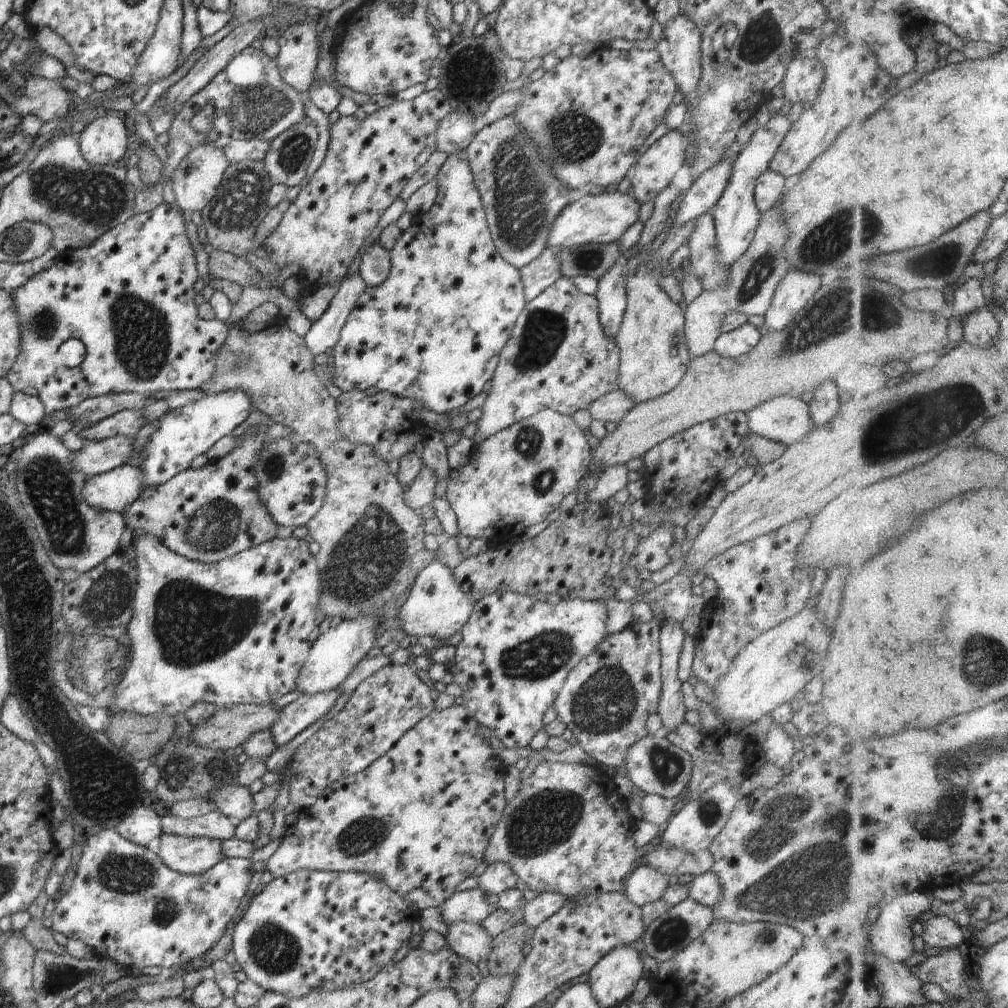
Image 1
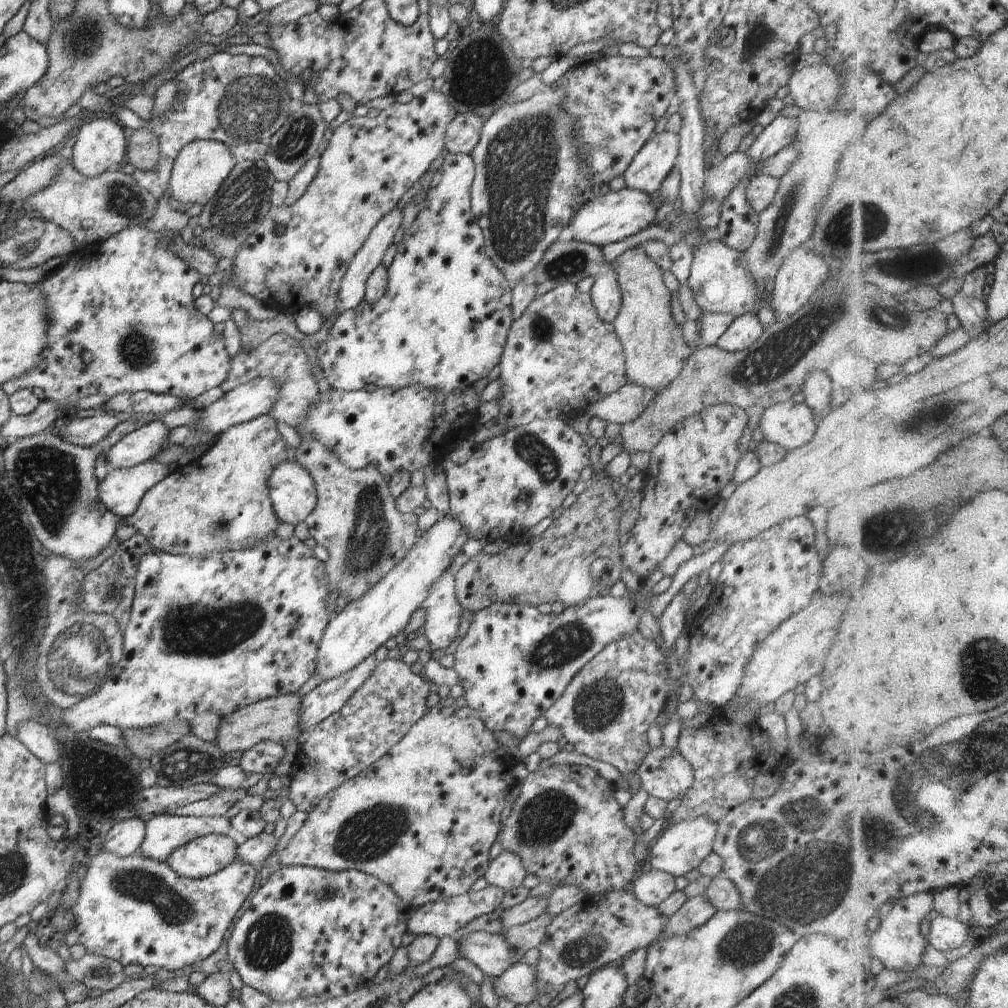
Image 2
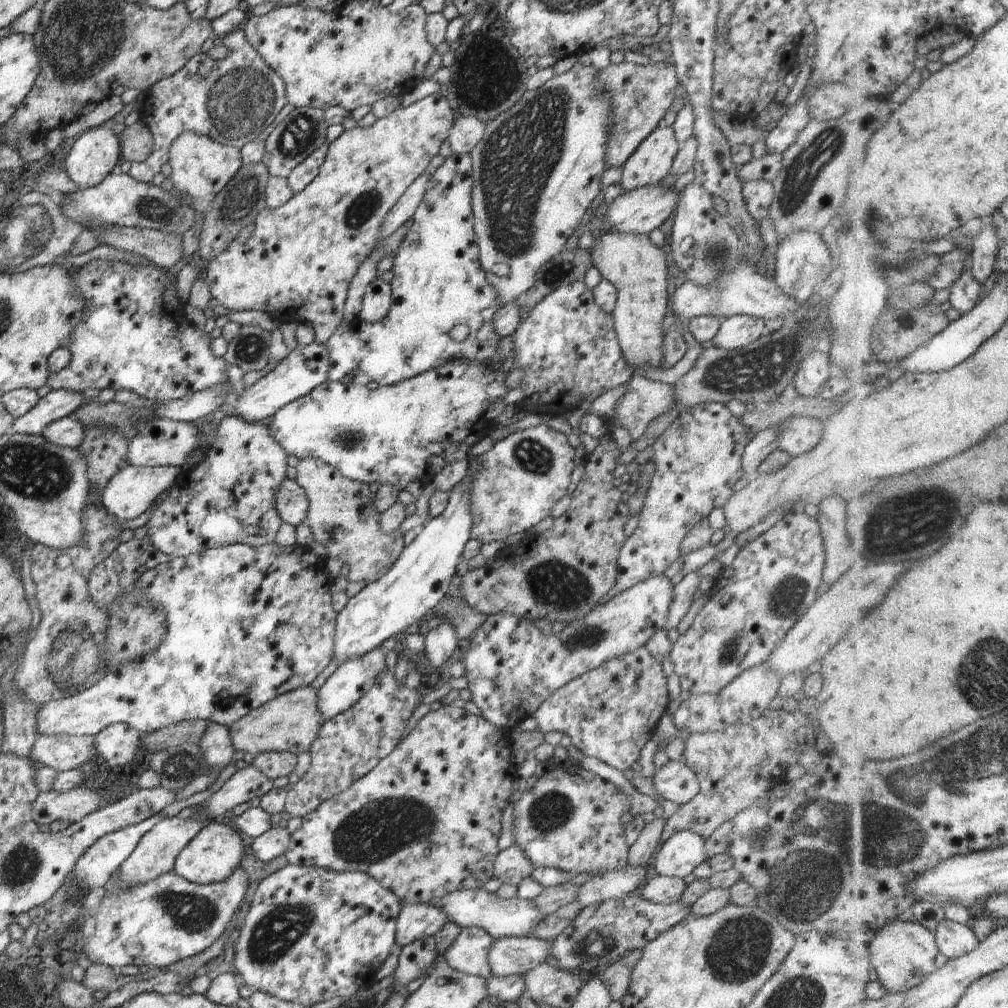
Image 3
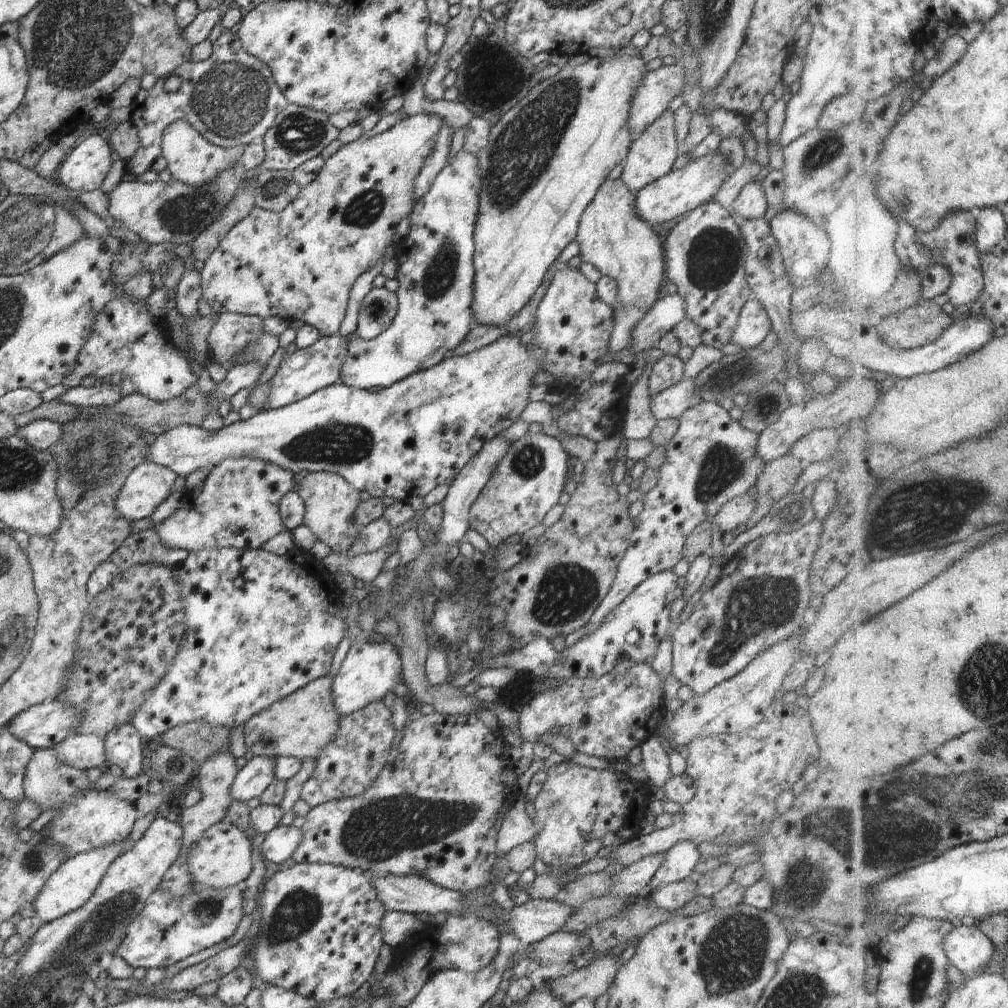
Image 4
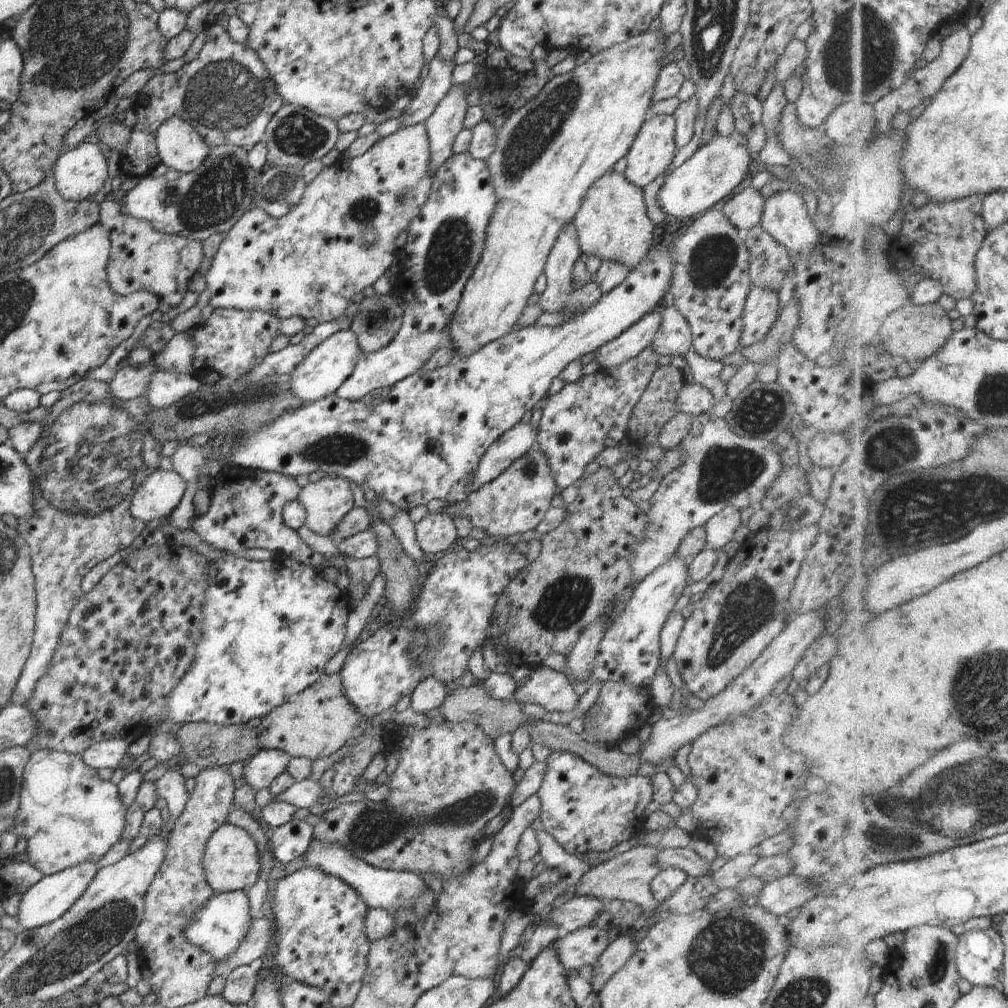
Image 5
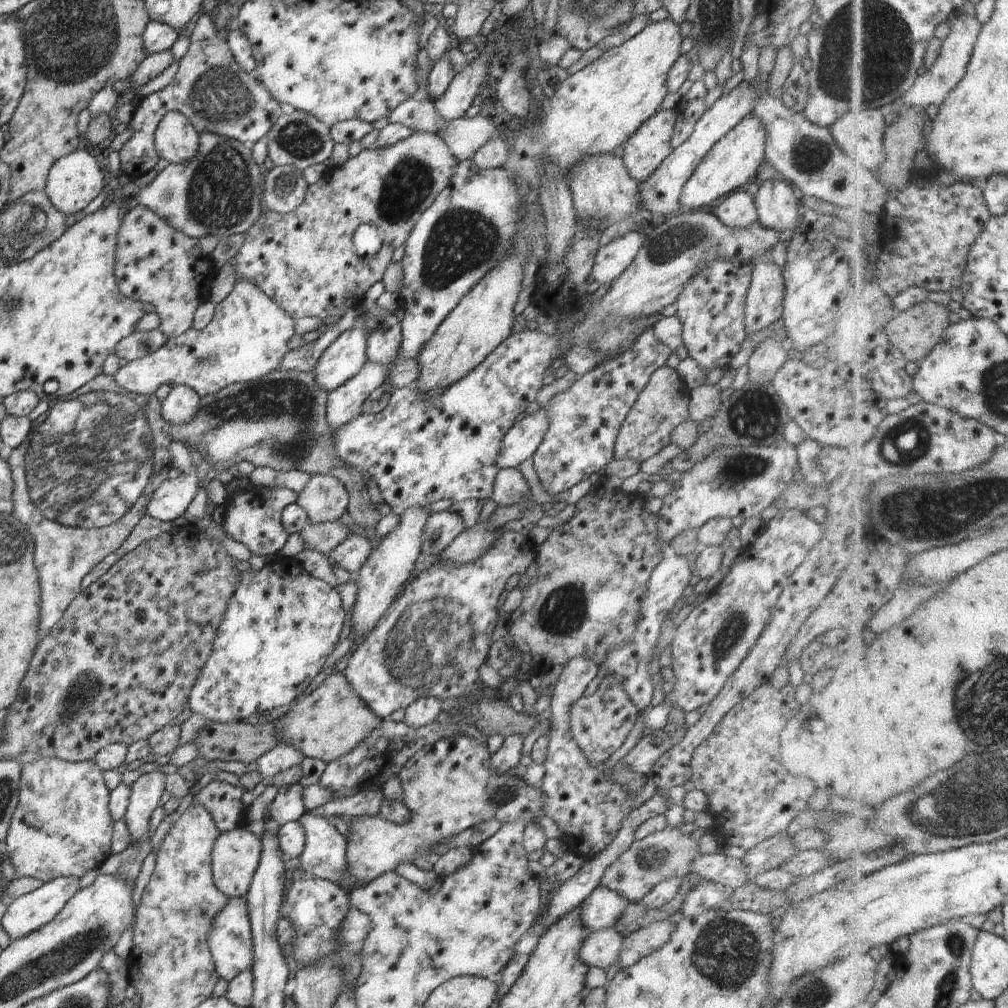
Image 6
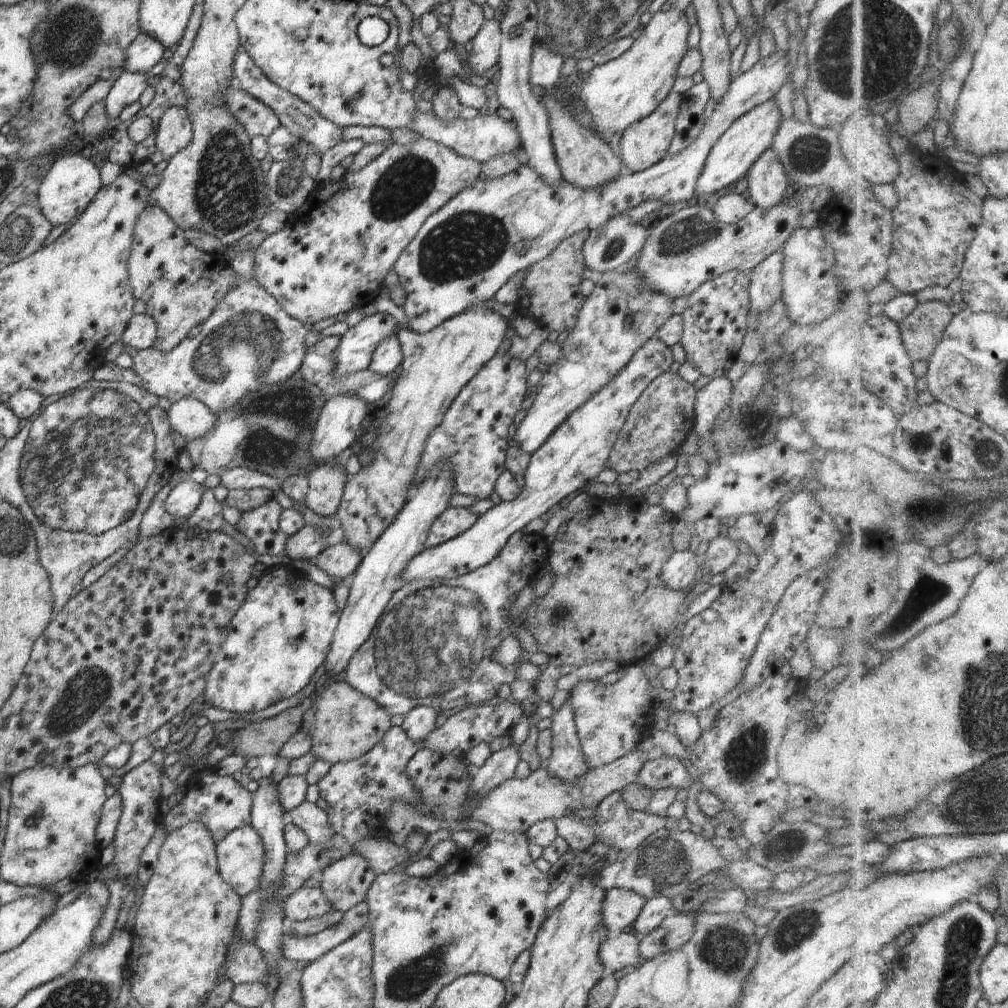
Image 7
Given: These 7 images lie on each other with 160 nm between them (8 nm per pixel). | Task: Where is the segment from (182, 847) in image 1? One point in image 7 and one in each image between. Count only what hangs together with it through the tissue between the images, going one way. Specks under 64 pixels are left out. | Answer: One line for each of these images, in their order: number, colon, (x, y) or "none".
2: (204, 856)
3: (216, 851)
4: (222, 857)
5: (231, 859)
6: (235, 857)
7: (240, 856)

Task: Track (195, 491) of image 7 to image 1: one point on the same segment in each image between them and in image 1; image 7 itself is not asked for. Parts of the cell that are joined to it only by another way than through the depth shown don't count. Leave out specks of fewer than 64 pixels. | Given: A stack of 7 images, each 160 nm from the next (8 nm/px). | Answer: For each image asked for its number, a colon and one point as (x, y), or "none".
1: (115, 490)
2: (121, 491)
3: (134, 489)
4: (148, 485)
5: (155, 497)
6: (171, 499)

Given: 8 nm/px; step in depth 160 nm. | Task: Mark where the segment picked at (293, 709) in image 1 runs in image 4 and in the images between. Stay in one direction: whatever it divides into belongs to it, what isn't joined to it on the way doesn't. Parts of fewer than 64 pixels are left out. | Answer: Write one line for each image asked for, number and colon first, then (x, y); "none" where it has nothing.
2: (329, 697)
3: (355, 676)
4: (370, 670)

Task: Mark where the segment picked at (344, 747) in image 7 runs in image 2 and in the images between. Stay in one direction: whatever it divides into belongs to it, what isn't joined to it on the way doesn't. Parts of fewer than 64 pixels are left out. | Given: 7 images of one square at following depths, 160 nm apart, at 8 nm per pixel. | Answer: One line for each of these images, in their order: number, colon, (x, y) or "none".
2: (276, 719)
3: (290, 722)
4: (301, 725)
5: (320, 720)
6: (330, 722)

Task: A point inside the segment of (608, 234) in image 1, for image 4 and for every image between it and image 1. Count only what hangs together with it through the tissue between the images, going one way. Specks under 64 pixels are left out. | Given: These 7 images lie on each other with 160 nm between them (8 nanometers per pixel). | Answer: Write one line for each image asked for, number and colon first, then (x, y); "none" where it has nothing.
2: (618, 214)
3: (639, 211)
4: (676, 194)

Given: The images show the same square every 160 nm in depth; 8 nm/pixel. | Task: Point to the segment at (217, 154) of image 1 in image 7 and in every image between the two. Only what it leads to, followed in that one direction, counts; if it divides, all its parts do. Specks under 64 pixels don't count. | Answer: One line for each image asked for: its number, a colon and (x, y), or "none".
2: (198, 171)
3: (201, 167)
4: (192, 160)
5: (180, 147)
6: (176, 140)
7: (174, 133)

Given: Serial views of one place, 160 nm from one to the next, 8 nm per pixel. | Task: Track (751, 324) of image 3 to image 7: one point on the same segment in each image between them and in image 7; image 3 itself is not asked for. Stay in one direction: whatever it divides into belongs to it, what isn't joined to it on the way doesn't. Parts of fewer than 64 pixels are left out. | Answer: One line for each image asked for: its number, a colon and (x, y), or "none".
4: (753, 325)
5: (762, 307)
6: (764, 301)
7: (766, 283)

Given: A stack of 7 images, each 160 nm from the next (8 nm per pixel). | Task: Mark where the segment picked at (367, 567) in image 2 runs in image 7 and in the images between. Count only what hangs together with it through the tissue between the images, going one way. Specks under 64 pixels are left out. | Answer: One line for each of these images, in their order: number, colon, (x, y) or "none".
3: (342, 516)
4: (330, 502)
5: (326, 501)
6: (324, 498)
7: (326, 484)

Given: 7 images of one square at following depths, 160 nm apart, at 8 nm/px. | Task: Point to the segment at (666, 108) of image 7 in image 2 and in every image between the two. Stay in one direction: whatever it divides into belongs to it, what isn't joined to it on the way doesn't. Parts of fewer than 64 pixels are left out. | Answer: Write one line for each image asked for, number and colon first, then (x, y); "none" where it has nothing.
2: (655, 159)
3: (652, 160)
4: (651, 155)
5: (653, 149)
6: (644, 151)

